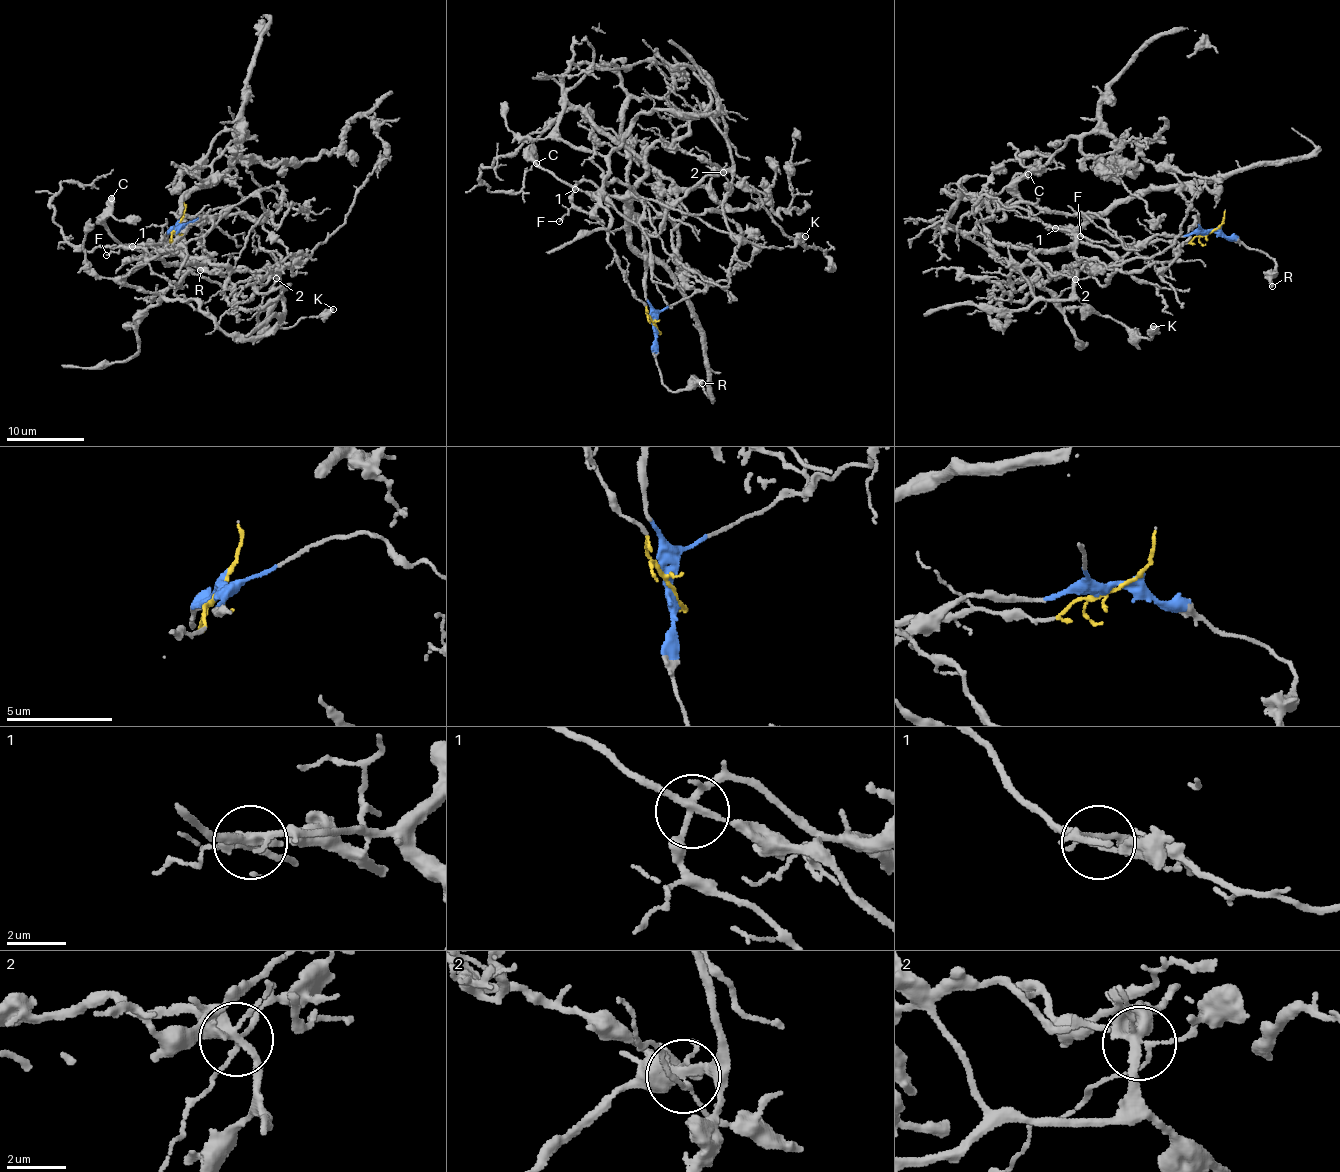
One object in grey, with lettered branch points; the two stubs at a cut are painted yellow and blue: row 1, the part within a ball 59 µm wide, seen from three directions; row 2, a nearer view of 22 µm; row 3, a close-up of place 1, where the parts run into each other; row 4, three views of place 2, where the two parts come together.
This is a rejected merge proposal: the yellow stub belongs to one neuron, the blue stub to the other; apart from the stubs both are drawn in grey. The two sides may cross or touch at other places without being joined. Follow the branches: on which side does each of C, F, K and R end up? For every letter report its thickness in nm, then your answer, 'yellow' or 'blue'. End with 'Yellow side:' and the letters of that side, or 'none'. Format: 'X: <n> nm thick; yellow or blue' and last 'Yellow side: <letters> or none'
C: 480 nm thick; blue
F: 150 nm thick; yellow
K: 500 nm thick; blue
R: 360 nm thick; blue
Yellow side: F

